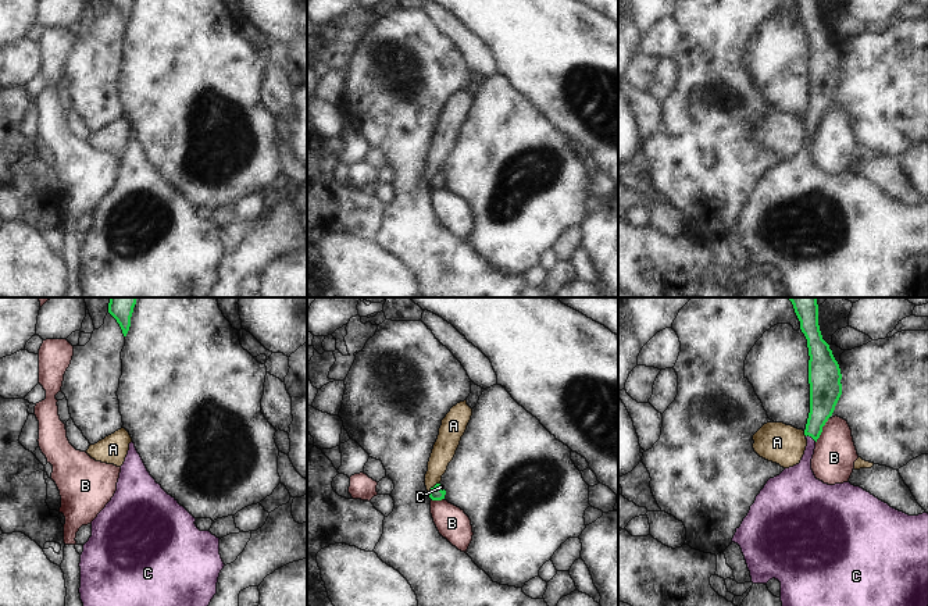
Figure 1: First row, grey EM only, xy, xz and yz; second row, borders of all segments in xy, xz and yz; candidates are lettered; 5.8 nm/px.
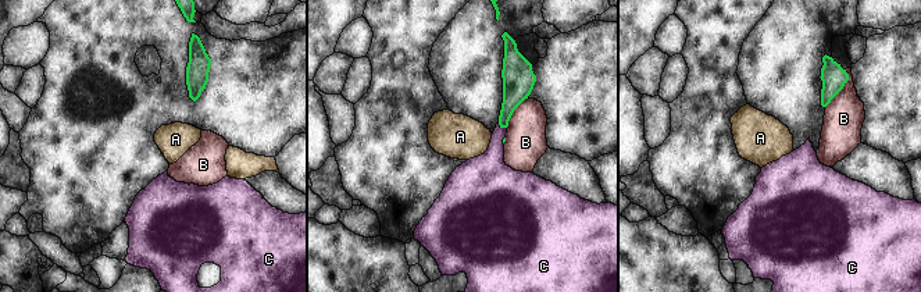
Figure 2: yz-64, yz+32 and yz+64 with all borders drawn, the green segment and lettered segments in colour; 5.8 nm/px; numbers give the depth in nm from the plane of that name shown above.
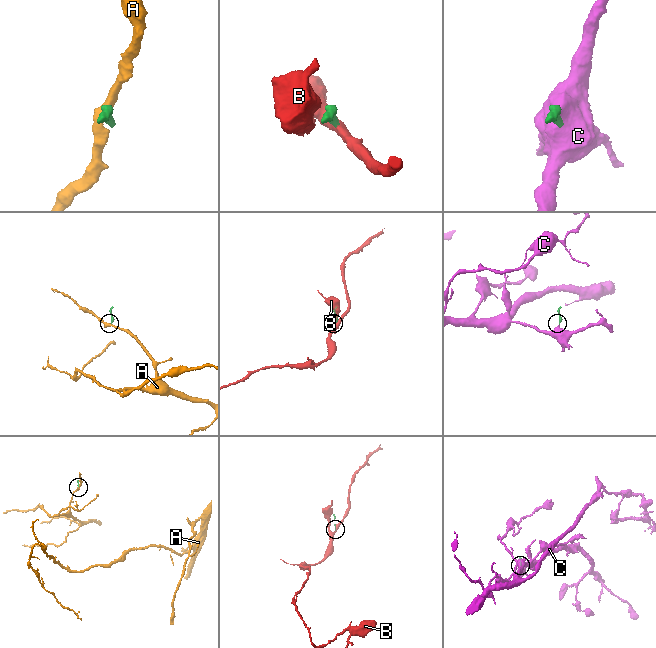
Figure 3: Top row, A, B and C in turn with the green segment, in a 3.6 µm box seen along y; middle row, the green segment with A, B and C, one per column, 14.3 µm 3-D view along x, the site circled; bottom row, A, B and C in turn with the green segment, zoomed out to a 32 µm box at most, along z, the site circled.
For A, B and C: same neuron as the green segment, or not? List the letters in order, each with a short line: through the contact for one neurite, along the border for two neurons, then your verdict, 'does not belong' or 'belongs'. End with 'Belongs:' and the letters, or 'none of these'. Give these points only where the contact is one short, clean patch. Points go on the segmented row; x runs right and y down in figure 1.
A: line xz (439, 482), (428, 492); does not belong
B: does not belong
C: line yz (824, 396), (812, 437), (812, 445), (800, 478); belongs
Belongs: C

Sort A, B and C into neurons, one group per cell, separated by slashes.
A / B / C

